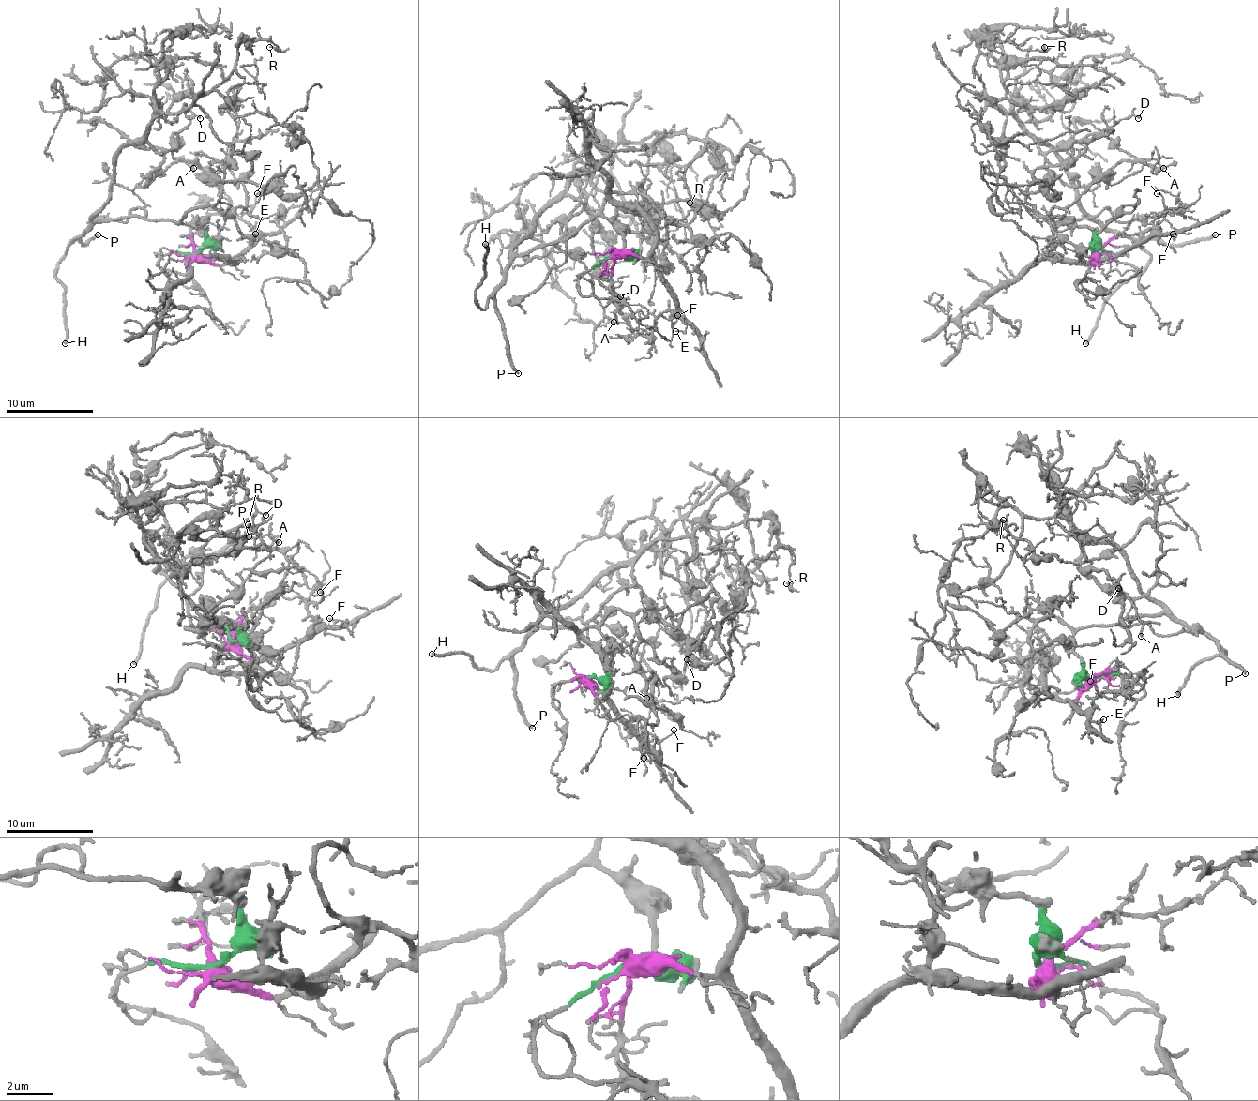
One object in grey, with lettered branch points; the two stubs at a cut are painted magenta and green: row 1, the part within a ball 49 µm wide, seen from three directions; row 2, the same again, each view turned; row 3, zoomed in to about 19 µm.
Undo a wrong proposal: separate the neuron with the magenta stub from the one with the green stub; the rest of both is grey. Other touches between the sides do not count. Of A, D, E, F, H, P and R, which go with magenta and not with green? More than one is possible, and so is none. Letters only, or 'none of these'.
E, F

